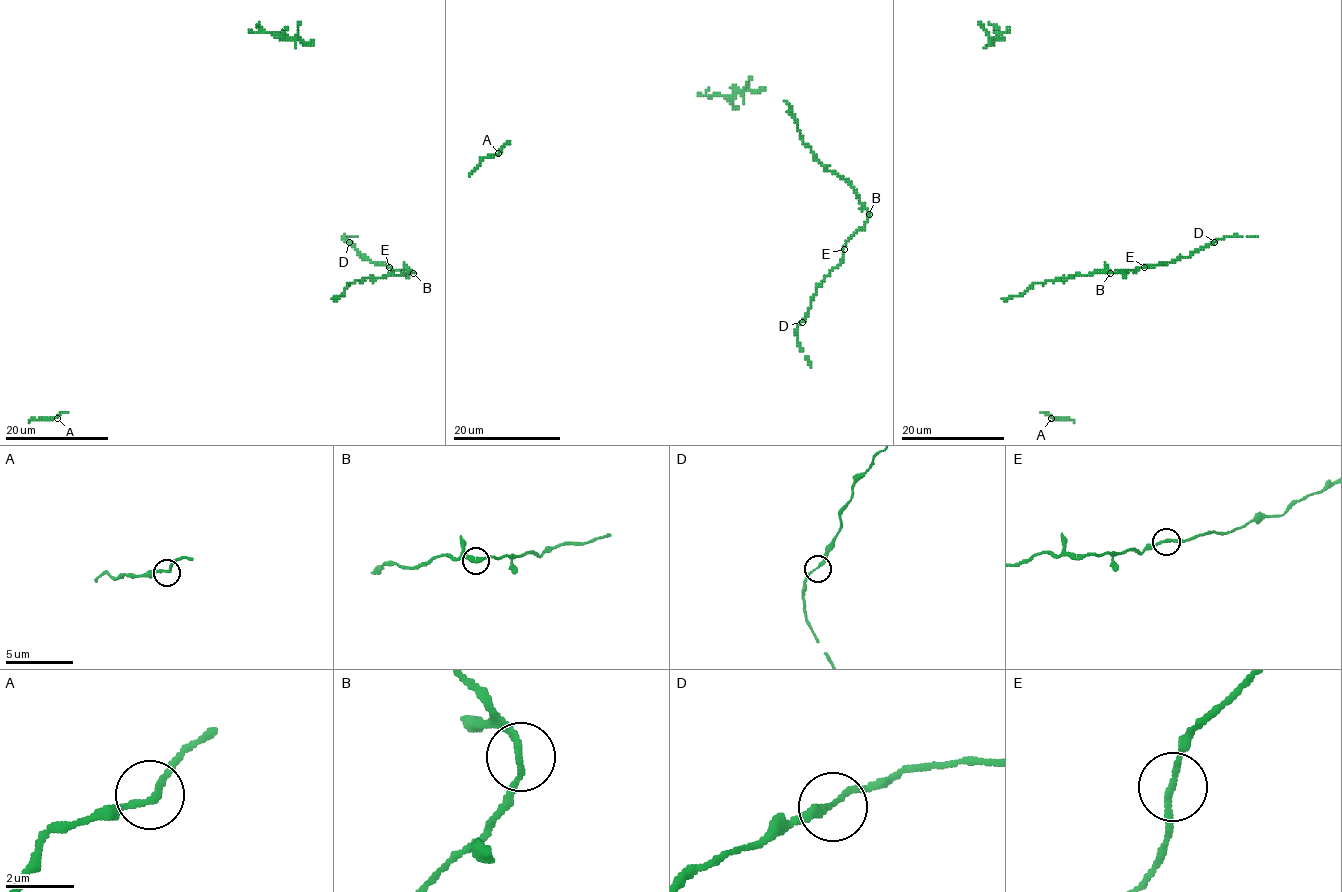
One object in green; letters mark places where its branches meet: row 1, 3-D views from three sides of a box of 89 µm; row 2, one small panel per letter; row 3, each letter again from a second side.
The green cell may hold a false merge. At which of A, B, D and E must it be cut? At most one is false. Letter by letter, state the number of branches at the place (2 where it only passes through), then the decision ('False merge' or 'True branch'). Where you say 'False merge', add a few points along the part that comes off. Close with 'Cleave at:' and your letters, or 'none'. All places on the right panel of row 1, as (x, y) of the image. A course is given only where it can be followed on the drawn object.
A: Branches: 2. True branch
B: Branches: 2. True branch
D: Branches: 2. True branch
E: Branches: 2. True branch
Cleave at: none

